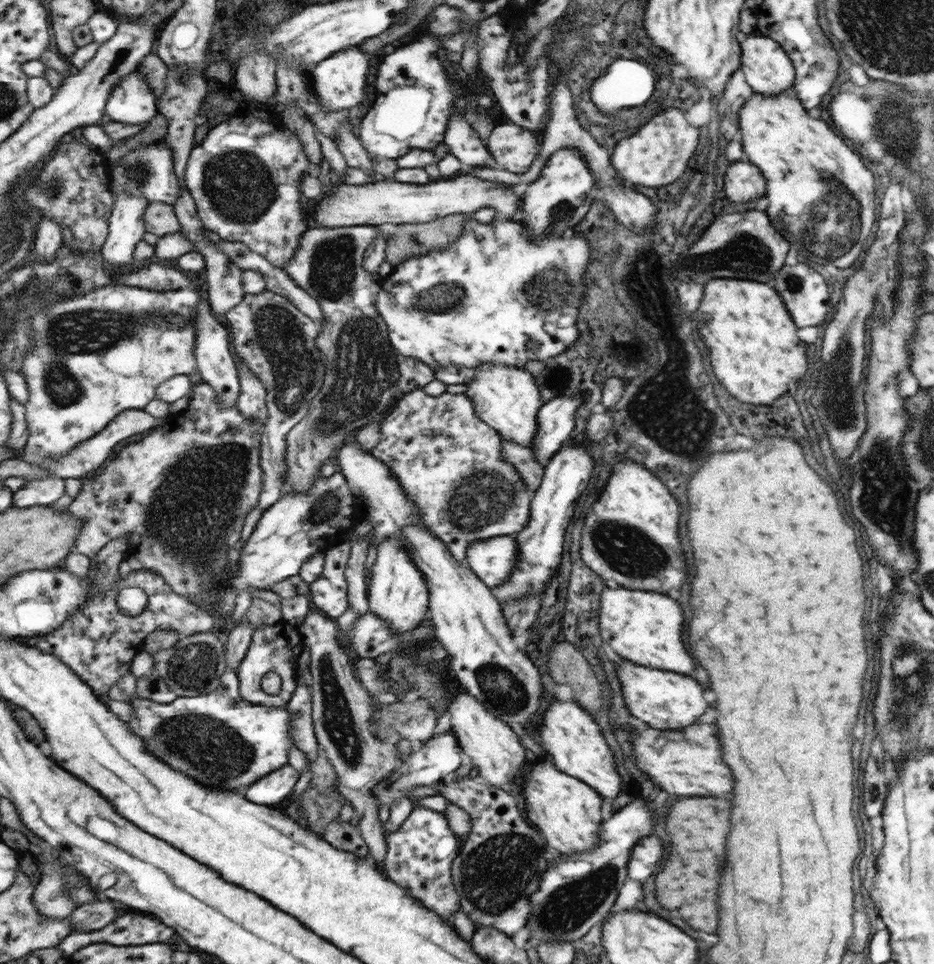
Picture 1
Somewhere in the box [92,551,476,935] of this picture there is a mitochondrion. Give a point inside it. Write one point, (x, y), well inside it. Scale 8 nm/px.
(211, 747)

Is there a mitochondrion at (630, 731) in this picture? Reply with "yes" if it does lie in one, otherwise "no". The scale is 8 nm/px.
no

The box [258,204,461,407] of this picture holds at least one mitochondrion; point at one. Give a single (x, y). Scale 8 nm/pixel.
(331, 273)

